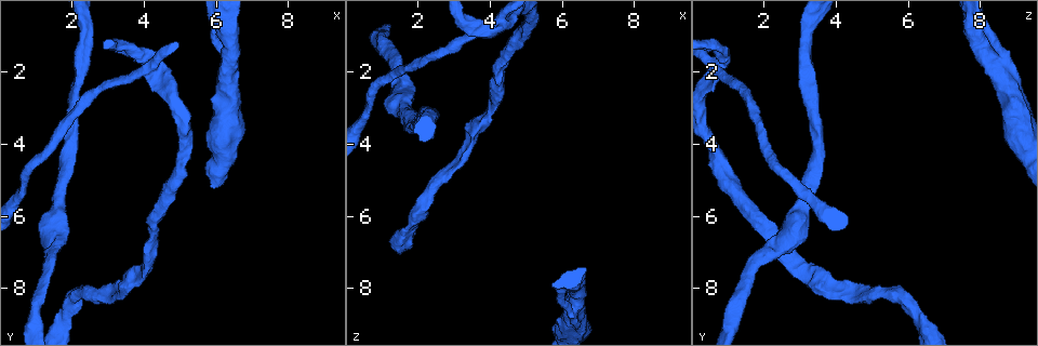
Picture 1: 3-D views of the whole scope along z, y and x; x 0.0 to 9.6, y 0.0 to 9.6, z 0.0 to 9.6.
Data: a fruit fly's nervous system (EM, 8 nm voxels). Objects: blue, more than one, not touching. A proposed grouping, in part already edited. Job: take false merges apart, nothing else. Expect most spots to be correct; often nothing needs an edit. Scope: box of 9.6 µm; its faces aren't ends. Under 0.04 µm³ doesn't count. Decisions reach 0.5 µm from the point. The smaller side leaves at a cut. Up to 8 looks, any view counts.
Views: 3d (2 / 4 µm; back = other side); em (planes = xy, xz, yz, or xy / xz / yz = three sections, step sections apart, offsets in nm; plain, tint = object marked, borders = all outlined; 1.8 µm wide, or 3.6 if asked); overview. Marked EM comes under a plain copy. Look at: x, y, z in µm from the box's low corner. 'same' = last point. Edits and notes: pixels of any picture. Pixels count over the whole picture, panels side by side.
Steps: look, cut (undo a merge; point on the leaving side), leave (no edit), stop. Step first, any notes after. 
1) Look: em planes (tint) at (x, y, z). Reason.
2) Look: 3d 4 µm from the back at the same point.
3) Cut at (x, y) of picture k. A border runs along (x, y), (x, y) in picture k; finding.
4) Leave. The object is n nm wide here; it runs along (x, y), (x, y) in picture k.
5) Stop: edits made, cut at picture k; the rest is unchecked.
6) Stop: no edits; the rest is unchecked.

Look: em 3.6 µm yz step 8 (tint) at (6.05, 0.60, 7.95). Calibre changes.

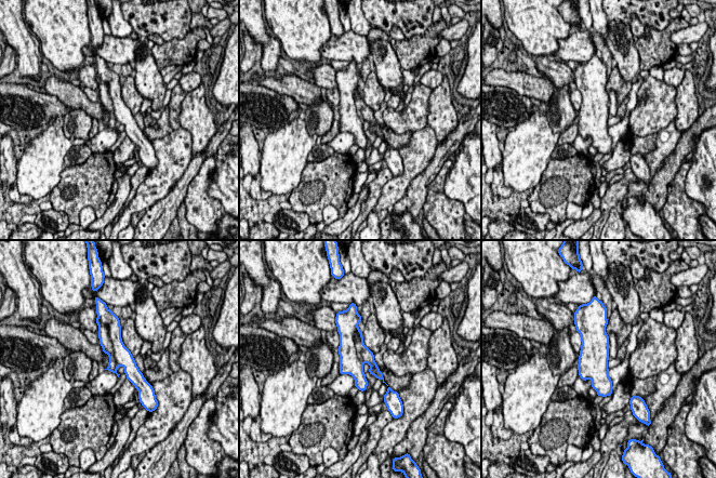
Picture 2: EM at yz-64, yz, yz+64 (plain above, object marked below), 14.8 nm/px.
Look: em 3.6 µm planes (borders) at the same point. Cut it another way.

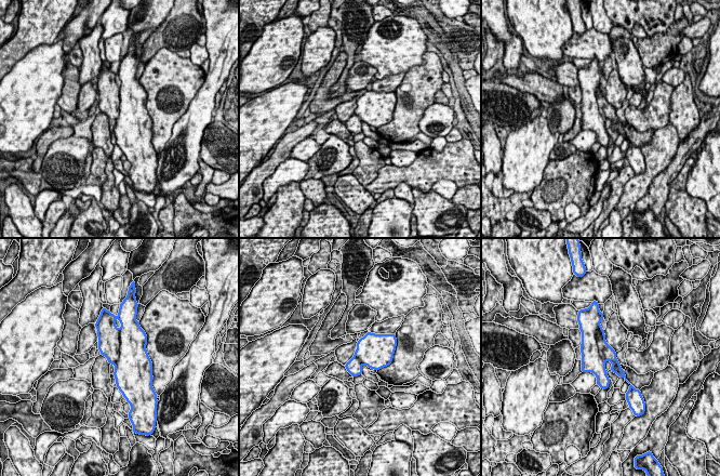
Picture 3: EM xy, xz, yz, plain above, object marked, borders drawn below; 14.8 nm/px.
Leave. The object is 380 nm wide here; continuous, no second neuron.

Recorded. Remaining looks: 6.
Look: 3d 4 µm at (4.35, 1.95, 0.70). Four or more arms meet.

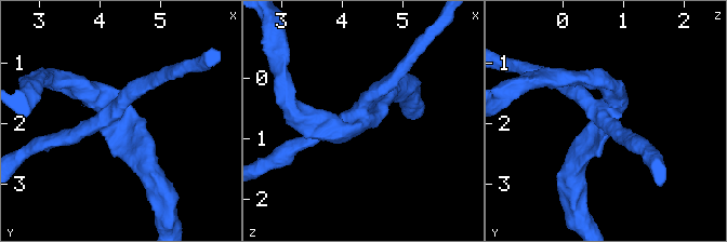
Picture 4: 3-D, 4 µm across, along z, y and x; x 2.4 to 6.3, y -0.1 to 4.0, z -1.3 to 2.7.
Look: em 3.6 µm planes (tint) at (4.30, 1.90, 0.70).

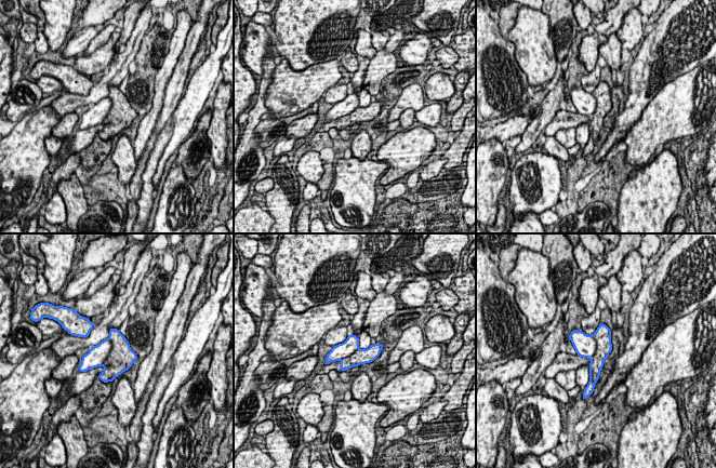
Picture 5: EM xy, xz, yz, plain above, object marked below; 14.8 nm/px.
Cut at (96, 357) of picture 5. A border runs along (108, 338), (110, 350), (102, 364) in picture 5; a second neuron is stuck on.

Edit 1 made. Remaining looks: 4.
Look: em 3.6 µm planes (tint) at (1.40, 7.05, 2.35). Calibre changes.

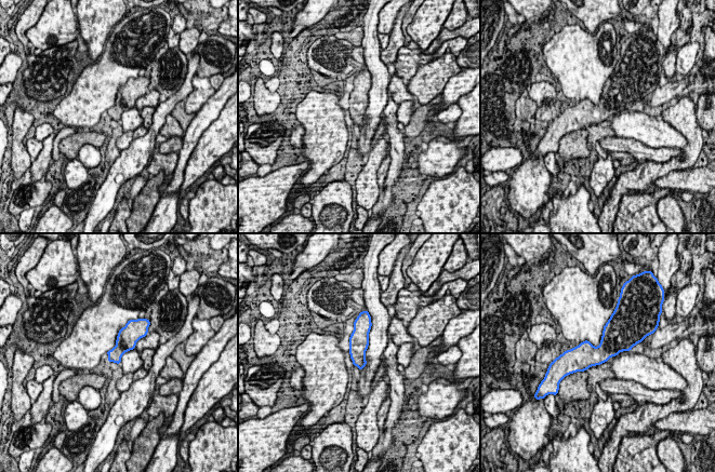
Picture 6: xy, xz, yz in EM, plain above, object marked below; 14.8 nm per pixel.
Leave. One neuron here.

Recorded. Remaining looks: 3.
Look: em planes (tint) at (1.80, 8.70, 6.20). Thick turns thin.

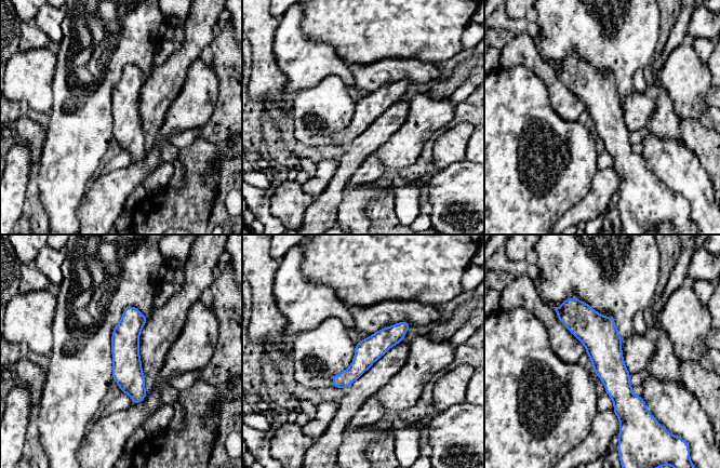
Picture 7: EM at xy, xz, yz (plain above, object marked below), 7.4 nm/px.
Leave. It runs along (572, 301), (602, 341), (622, 418) in picture 7; continuous, no second neuron.

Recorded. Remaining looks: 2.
Stop: edits made, cut at picture 5; the rest is unchecked.

